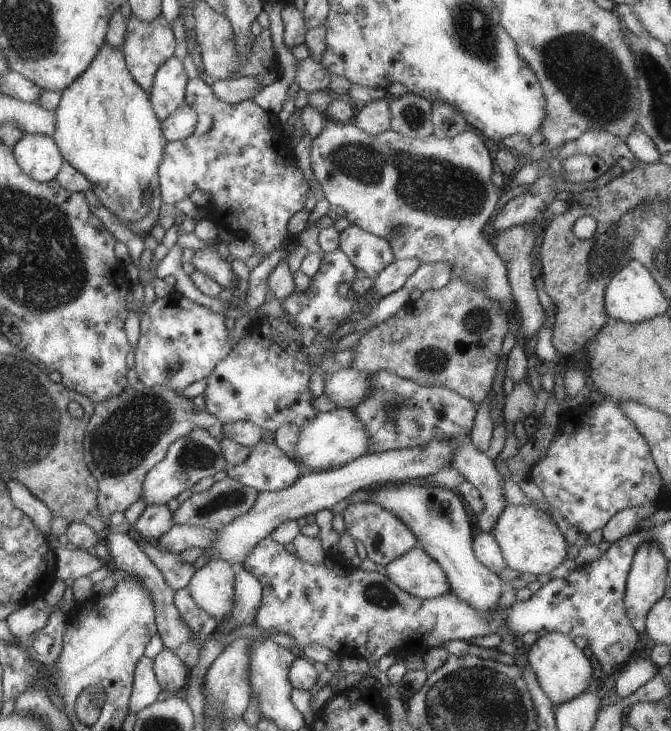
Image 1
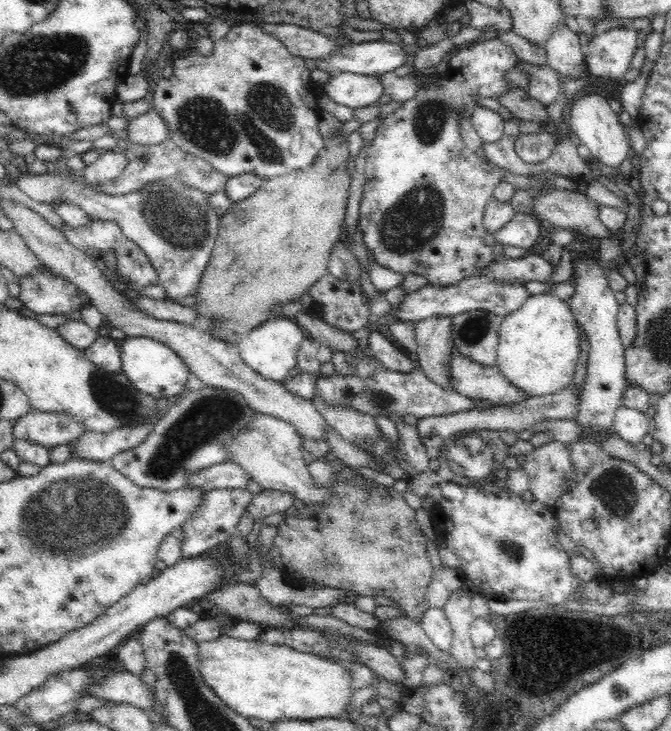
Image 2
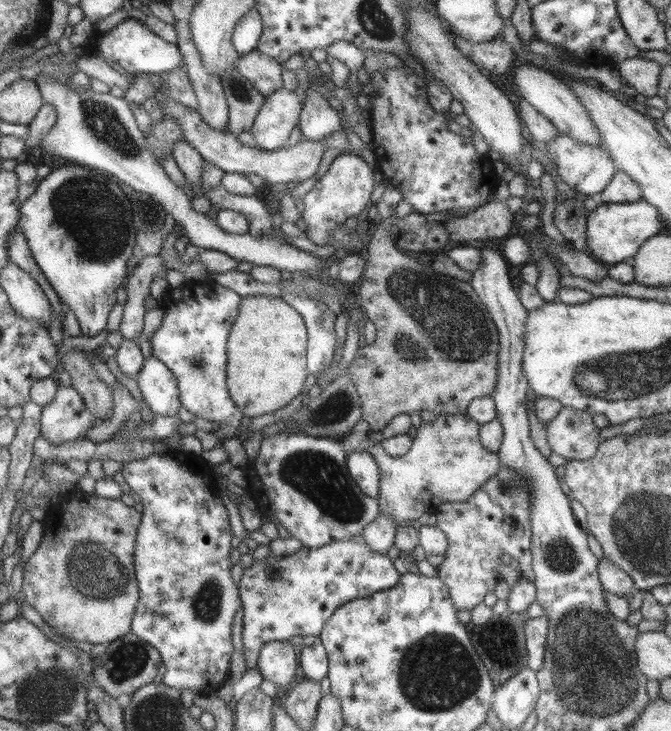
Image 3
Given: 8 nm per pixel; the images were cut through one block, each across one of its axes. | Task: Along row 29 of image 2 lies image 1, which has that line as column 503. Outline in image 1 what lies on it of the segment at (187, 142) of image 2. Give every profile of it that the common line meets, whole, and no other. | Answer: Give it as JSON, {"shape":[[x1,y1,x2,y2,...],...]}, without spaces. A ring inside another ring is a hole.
{"shape":[[521,224,516,225,502,232,495,232,488,240,492,245,493,251,501,258,505,264,506,278,513,296,513,301,521,319,519,328,520,337,527,340,530,337,538,334,543,324,543,309,540,306,537,298,537,292,534,286,533,274,531,274,531,250,535,244,537,234,543,230,543,224]]}

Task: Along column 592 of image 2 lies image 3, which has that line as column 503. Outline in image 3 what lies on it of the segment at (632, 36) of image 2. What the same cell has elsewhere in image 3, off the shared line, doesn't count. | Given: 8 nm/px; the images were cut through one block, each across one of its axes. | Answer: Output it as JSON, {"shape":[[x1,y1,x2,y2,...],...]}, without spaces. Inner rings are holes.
{"shape":[[452,33,455,48,478,68,485,68,490,74,505,74,509,72,519,60,519,57,511,51,511,46,501,36,489,40,489,42,473,43,463,40,461,36]]}

